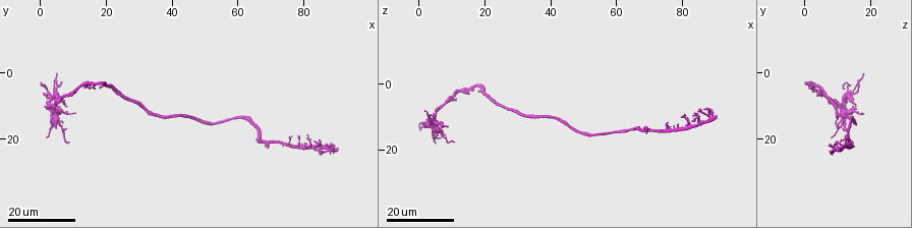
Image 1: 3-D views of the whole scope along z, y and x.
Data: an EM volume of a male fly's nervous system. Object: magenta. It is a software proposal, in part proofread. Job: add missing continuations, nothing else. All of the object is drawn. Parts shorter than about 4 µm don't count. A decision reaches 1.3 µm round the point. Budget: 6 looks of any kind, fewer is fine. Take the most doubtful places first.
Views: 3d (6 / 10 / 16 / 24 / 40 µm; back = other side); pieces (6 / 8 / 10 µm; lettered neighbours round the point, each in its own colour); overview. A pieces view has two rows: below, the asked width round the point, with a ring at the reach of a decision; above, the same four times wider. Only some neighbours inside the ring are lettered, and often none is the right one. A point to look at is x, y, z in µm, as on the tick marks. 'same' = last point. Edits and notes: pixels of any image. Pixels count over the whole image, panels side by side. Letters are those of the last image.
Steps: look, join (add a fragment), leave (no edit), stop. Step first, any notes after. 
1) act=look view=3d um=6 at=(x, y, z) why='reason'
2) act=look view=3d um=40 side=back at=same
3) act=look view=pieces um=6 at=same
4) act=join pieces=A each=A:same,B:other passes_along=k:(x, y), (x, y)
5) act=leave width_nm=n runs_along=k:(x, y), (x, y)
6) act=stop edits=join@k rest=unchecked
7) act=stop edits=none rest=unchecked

act=look view=3d um=24 at=(8.0, 21.5, 12.5) why='an open end'

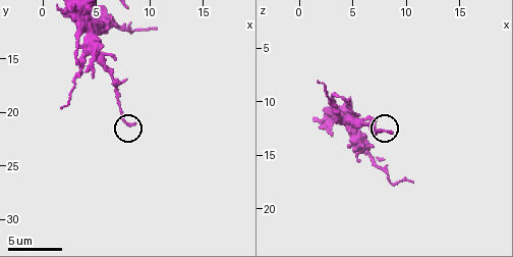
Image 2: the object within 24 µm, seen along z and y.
act=look view=pieces um=8 at=(8.4, 21.2, 12.8)

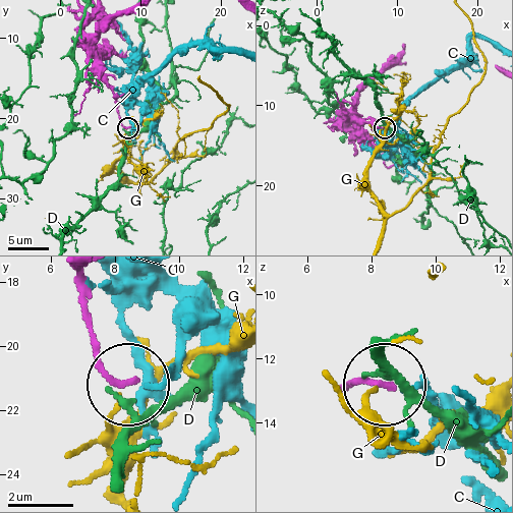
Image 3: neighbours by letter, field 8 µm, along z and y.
act=leave each=C:other,D:other,G:other runs_along=3:(76, 275), (95, 357), (122, 382) found='no lettered fragment goes on from it'

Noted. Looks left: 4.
act=look view=pieces um=6 at=(10.4, 12.0, 17.4) why='tapers out'

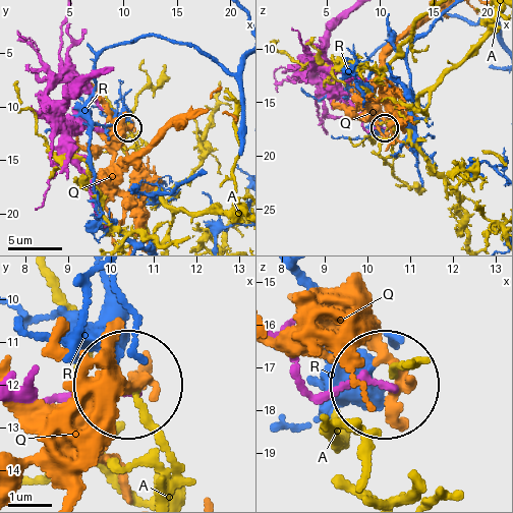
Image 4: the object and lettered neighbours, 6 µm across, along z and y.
act=leave each=A:other,Q:other,R:other found='none of them fits'

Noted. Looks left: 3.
act=look view=pieces um=10 at=(1.8, 19.6, 8.2) why='tapers out'

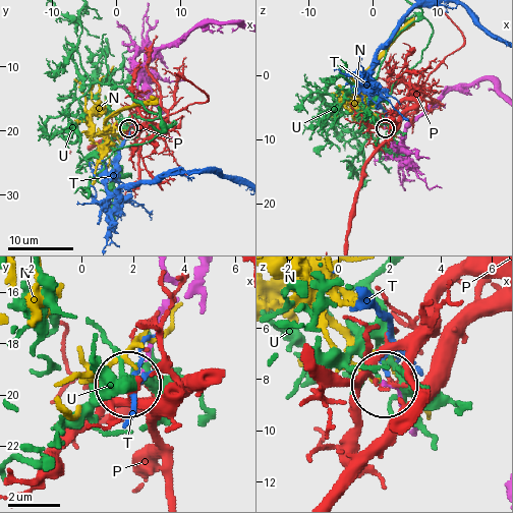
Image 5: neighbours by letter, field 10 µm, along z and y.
act=leave each=N:other,P:other,T:other,U:other found='no lettered fragment goes on from it'

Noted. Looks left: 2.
act=stop edits=none rest=unchecked

